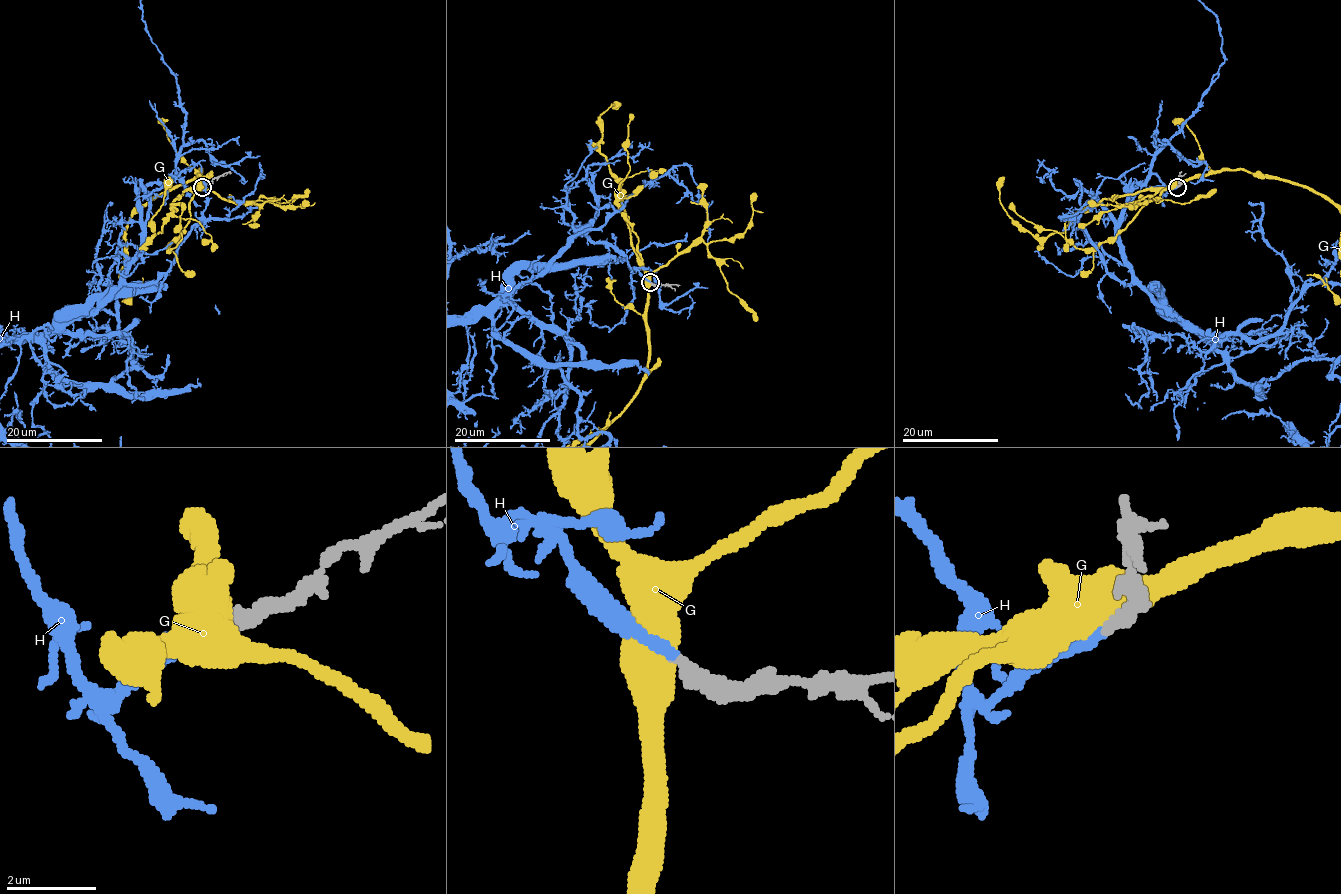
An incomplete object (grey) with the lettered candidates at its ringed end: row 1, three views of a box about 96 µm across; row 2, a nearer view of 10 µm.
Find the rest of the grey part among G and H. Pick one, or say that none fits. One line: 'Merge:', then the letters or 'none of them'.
Merge: H

